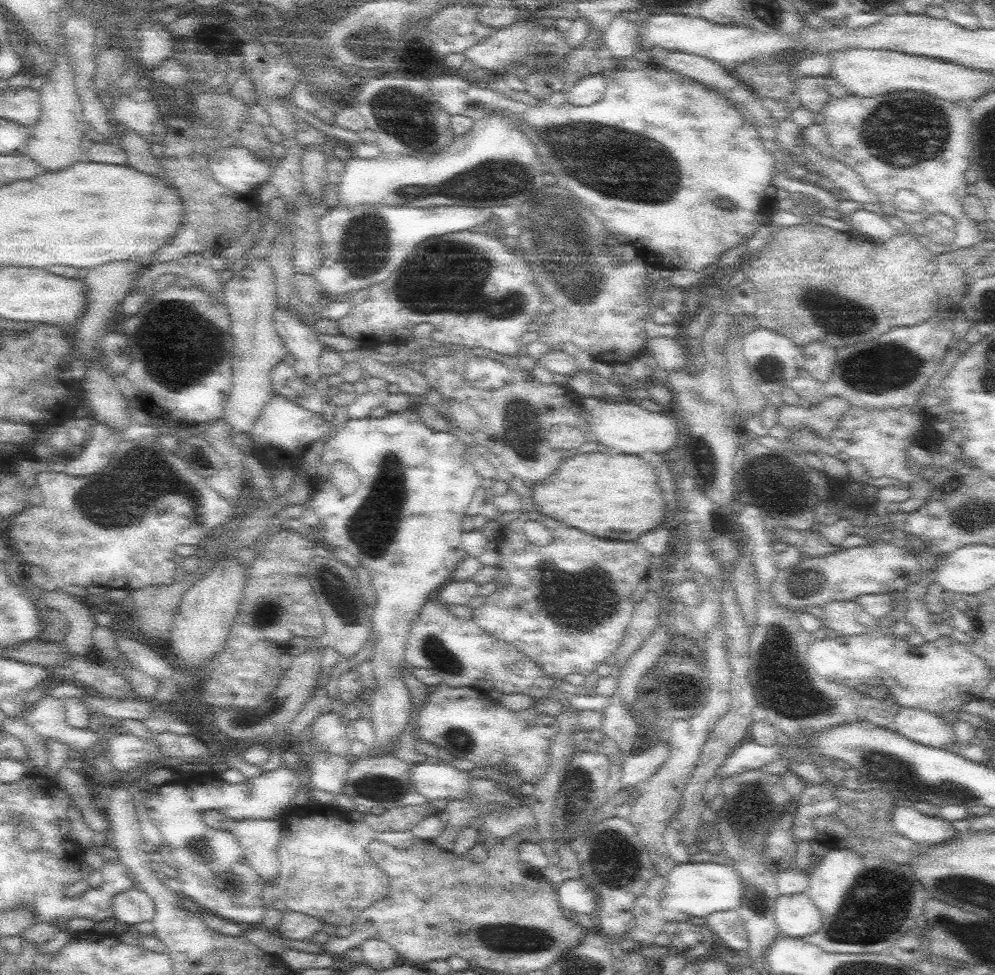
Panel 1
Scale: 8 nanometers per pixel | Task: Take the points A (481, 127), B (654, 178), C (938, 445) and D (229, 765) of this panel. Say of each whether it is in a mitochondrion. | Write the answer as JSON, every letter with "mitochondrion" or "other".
{"A":"other","B":"mitochondrion","C":"other","D":"other"}

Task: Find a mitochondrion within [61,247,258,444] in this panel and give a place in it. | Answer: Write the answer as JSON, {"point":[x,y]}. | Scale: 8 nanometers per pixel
{"point":[186,349]}

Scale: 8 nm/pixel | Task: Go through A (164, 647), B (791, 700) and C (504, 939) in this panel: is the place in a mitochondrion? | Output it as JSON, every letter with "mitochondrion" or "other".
{"A":"other","B":"mitochondrion","C":"mitochondrion"}

